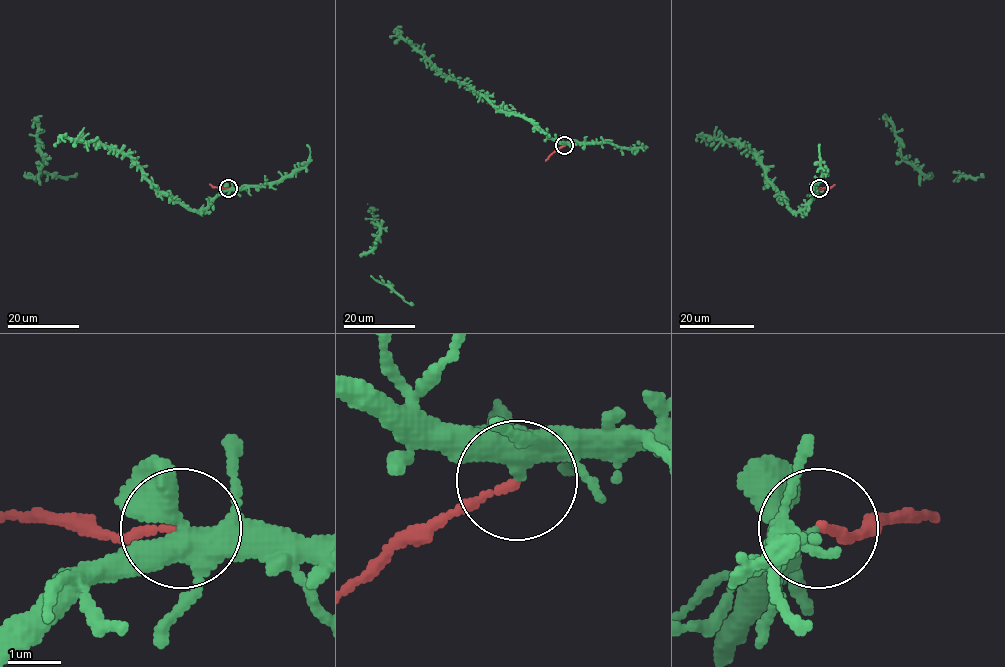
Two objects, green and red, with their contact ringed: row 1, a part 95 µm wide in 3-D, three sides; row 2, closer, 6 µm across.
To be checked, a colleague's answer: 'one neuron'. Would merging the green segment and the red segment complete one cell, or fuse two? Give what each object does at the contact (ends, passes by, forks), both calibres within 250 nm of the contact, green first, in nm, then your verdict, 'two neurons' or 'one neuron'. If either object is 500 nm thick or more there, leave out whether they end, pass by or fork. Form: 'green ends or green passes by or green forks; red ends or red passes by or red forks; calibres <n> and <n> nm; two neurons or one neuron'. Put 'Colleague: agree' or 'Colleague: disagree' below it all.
green forks; red ends; calibres 320 and 140 nm; two neurons
Colleague: disagree

